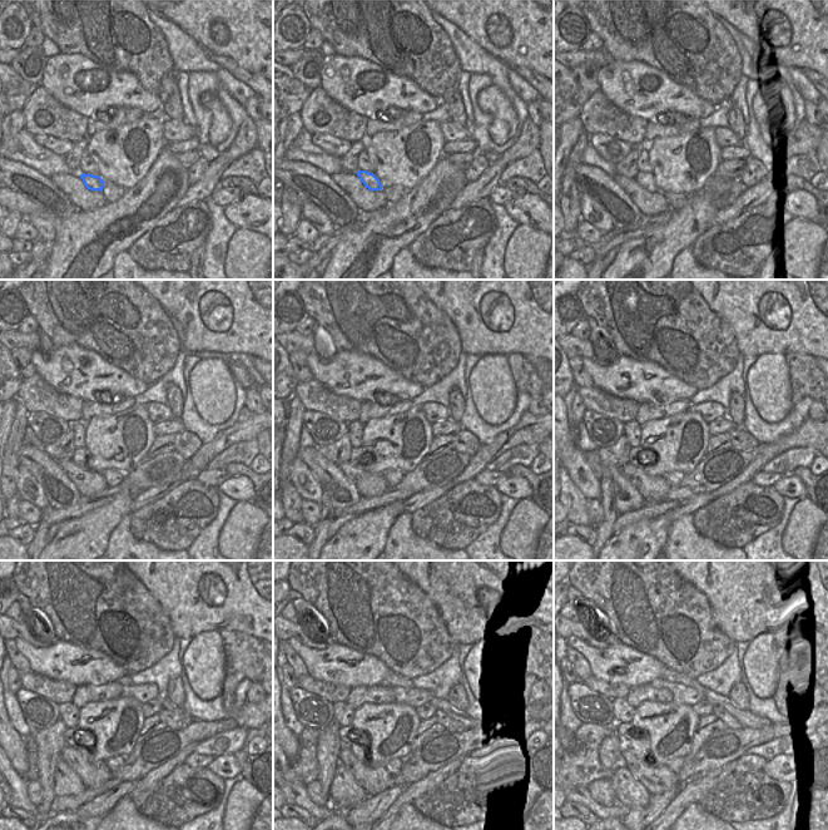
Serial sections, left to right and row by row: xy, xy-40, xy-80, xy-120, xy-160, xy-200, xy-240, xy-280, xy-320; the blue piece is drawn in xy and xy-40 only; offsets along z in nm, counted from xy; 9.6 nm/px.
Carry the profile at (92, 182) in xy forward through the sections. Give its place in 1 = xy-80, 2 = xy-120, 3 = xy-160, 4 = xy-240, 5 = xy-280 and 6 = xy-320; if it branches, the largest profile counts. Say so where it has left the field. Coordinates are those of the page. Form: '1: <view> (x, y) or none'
1: xy-80 (646, 181)
2: xy-120 (80, 457)
3: xy-160 (361, 455)
4: xy-240 (73, 736)
5: xy-280 (343, 730)
6: xy-320 (621, 729)

